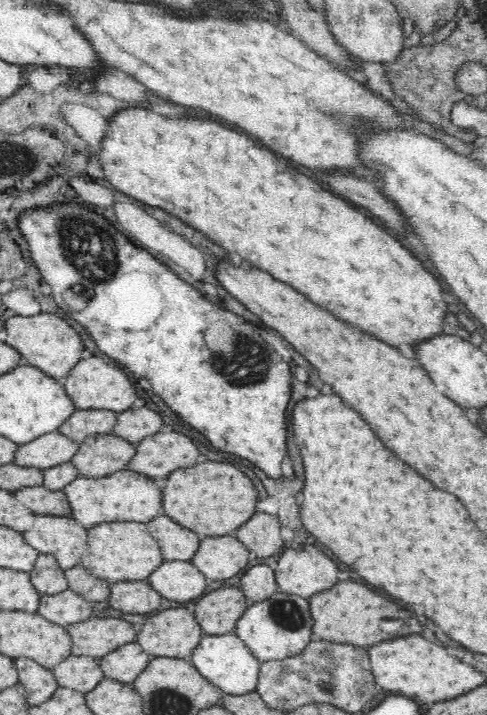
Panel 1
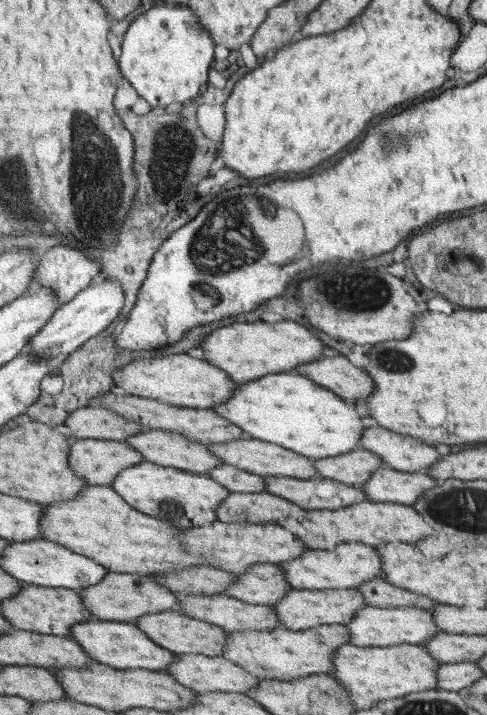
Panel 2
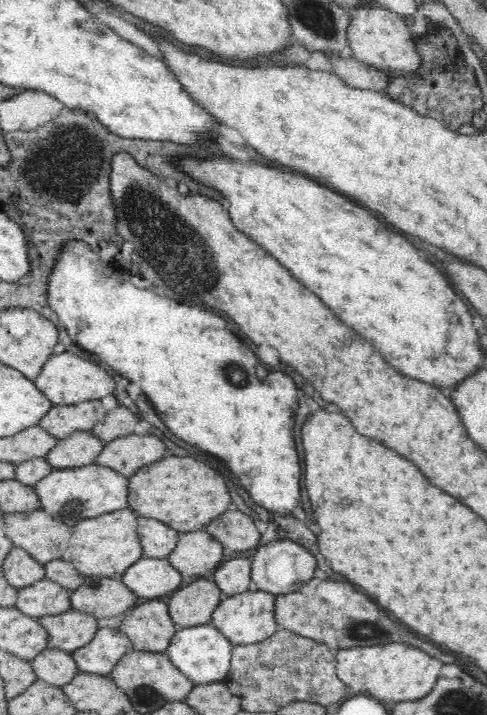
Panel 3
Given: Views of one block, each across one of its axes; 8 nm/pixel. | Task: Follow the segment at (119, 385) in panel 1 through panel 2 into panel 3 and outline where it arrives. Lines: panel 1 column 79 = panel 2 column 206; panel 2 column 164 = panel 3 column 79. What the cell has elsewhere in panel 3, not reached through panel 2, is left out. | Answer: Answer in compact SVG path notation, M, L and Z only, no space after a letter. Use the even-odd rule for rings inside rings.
M68 350L59 355L52 354L34 382L38 391L44 393L49 402L59 406L71 406L85 401L100 402L102 398L113 394L117 386L107 374L106 367L100 367Z

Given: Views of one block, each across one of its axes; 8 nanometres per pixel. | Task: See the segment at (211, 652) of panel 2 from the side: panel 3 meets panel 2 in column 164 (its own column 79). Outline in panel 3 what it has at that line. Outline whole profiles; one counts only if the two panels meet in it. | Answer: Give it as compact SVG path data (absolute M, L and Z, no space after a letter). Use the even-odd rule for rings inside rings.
M70 610L37 619L46 629L47 649L59 649L70 654L86 646L98 630L98 619L82 611Z

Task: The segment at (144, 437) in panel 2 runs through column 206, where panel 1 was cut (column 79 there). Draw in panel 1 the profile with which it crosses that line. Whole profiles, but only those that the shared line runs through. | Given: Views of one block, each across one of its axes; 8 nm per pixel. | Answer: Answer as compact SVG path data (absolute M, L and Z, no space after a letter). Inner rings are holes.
M108 433L89 437L71 456L70 462L78 469L80 476L102 478L126 469L126 464L134 454L134 445Z

